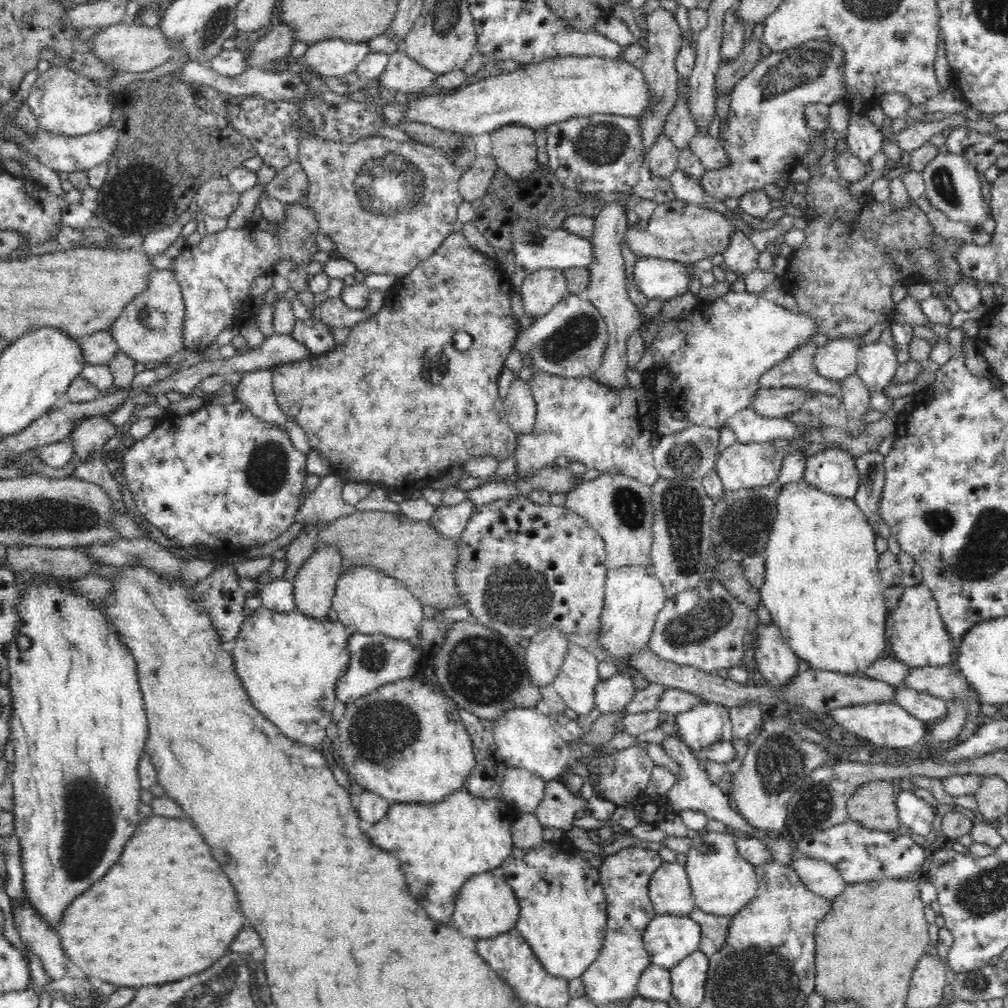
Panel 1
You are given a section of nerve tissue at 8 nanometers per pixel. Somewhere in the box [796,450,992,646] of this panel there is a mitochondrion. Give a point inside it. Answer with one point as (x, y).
(939, 521)

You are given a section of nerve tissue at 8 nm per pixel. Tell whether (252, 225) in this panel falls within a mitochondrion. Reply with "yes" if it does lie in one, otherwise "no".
no

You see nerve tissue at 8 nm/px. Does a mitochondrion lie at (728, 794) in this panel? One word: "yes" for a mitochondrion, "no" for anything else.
no

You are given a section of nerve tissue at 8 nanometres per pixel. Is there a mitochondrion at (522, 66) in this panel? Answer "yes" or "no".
no

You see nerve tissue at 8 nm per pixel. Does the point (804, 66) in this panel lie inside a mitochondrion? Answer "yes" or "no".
yes

